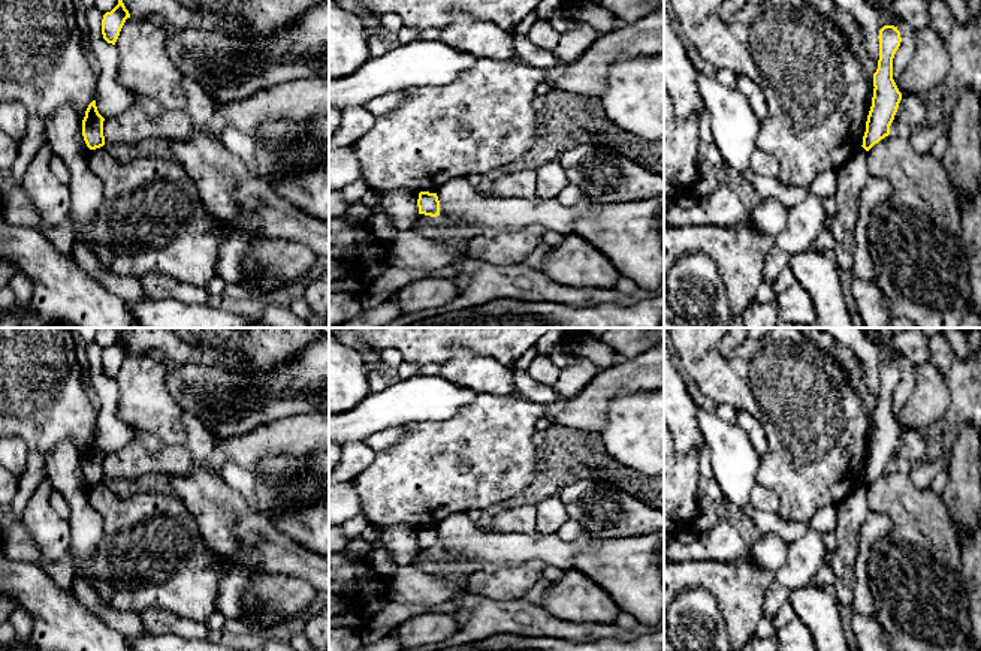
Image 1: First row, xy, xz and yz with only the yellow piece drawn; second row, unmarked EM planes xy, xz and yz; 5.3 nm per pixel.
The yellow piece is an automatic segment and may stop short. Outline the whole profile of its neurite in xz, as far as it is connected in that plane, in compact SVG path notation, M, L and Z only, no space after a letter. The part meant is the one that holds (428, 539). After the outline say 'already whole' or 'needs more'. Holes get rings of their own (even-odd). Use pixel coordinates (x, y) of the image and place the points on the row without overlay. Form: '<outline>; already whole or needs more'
M420 527L417 534L419 549L437 552L440 551L440 536L437 528Z; already whole

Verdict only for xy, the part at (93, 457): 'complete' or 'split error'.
complete

